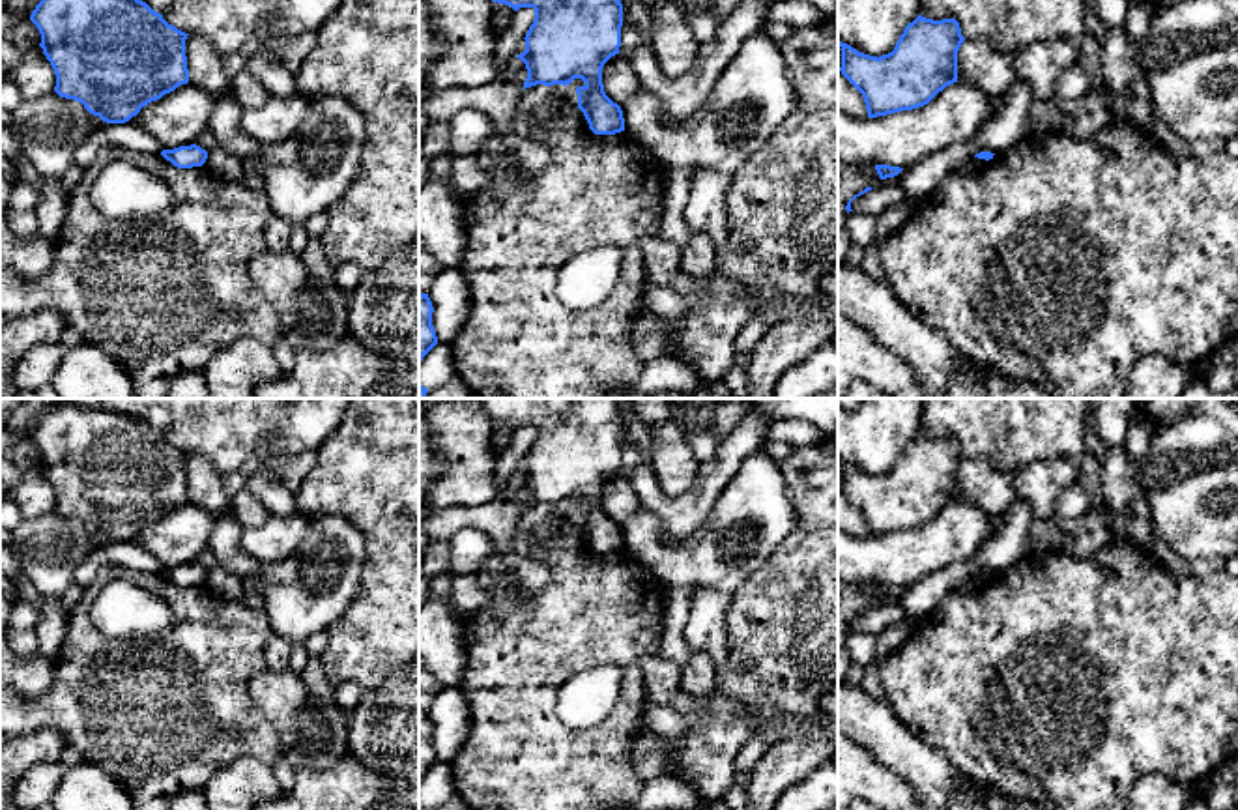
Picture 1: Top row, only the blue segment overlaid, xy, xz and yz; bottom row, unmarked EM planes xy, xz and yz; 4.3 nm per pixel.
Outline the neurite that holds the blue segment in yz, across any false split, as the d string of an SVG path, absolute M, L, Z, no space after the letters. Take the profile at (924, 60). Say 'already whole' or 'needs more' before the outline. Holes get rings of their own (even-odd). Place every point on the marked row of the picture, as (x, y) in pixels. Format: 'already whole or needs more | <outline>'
already whole | M918 15L905 26L894 51L879 58L840 41L840 71L862 94L868 118L913 110L957 82L957 51L963 41L956 19Z

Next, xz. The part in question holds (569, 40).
already whole | M492 0L511 6L514 11L520 7L533 7L535 21L525 34L525 51L518 54L525 64L527 79L524 90L544 84L570 84L582 79L585 84L576 88L578 108L583 112L589 129L595 135L615 135L625 131L623 110L613 103L602 84L604 64L619 54L623 4L621 0Z

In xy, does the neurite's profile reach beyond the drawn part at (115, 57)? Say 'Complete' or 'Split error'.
Complete

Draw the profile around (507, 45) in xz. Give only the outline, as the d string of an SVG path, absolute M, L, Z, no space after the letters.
M520 7L511 22L509 30L497 37L496 45L496 62L505 65L509 62L516 62L518 43L525 37L529 26L535 21L533 7Z

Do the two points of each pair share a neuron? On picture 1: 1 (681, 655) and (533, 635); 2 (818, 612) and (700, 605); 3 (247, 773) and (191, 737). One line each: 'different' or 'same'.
1: different
2: different
3: different

